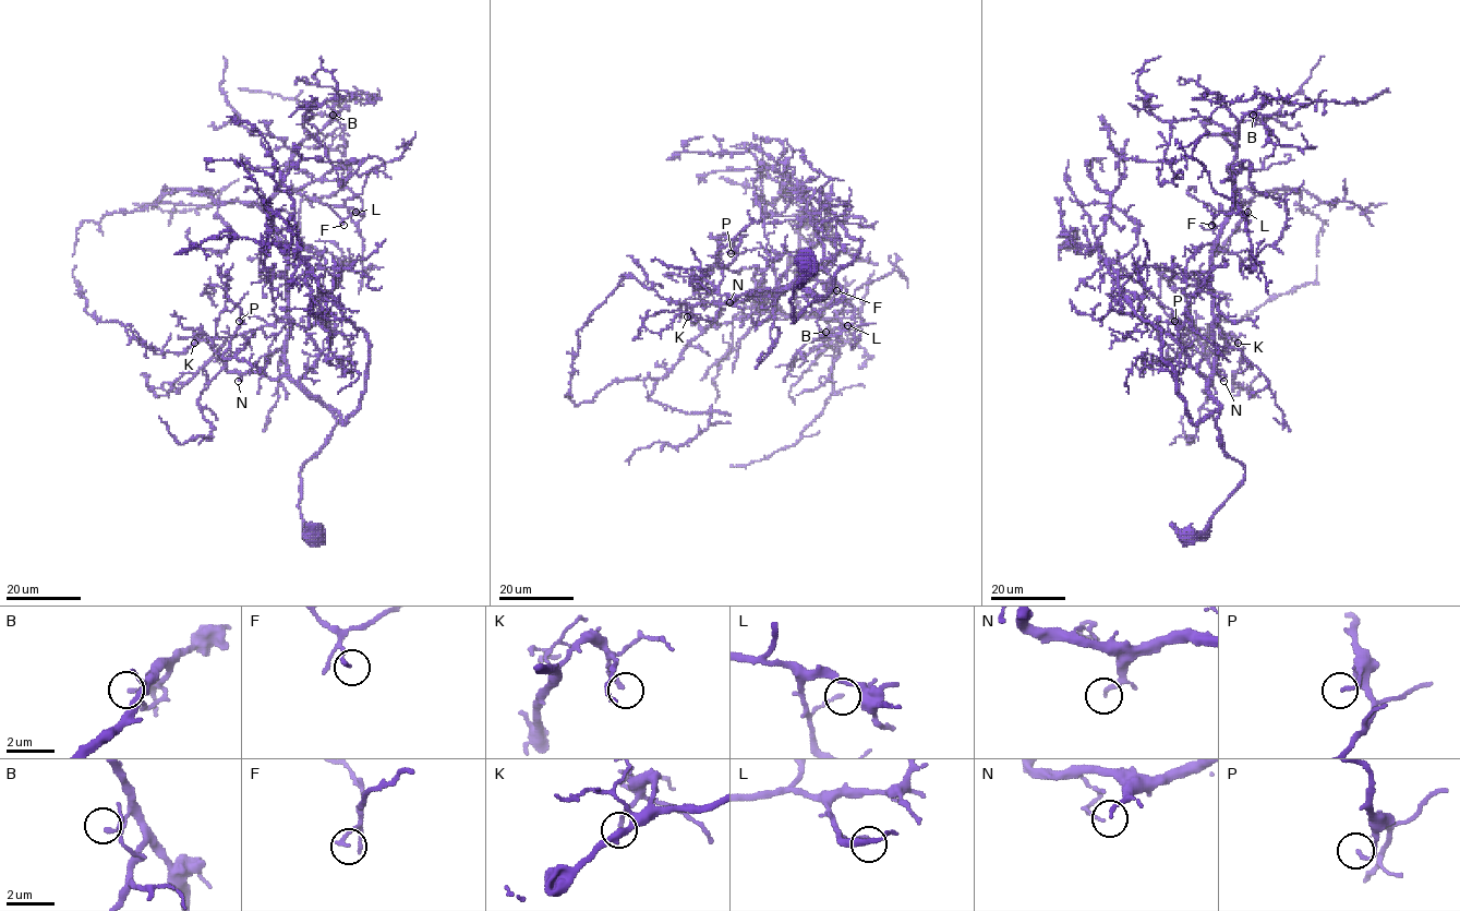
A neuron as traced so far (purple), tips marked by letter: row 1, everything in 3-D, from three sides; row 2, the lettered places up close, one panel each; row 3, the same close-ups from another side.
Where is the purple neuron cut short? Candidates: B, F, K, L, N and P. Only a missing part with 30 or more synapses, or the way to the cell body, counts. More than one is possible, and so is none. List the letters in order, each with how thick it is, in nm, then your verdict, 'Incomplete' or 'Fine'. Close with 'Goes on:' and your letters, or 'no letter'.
B: Thickness 160 nm. Fine
F: Thickness 140 nm. Fine
K: Thickness 150 nm. Fine
L: Thickness 130 nm. Fine
N: Thickness 170 nm. Incomplete
P: Thickness 140 nm. Fine
Goes on: N

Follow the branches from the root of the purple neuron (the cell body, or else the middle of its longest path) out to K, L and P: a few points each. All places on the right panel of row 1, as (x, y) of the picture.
K: (1191, 536), (1206, 529), (1244, 474), (1216, 424), (1214, 316), (1225, 338), (1238, 343)
L: (1191, 536), (1244, 474), (1223, 448), (1208, 385), (1211, 251), (1234, 191), (1247, 212)
P: (1191, 536), (1206, 529), (1244, 467), (1225, 451), (1216, 424), (1221, 408), (1208, 384), (1216, 370), (1174, 321)

